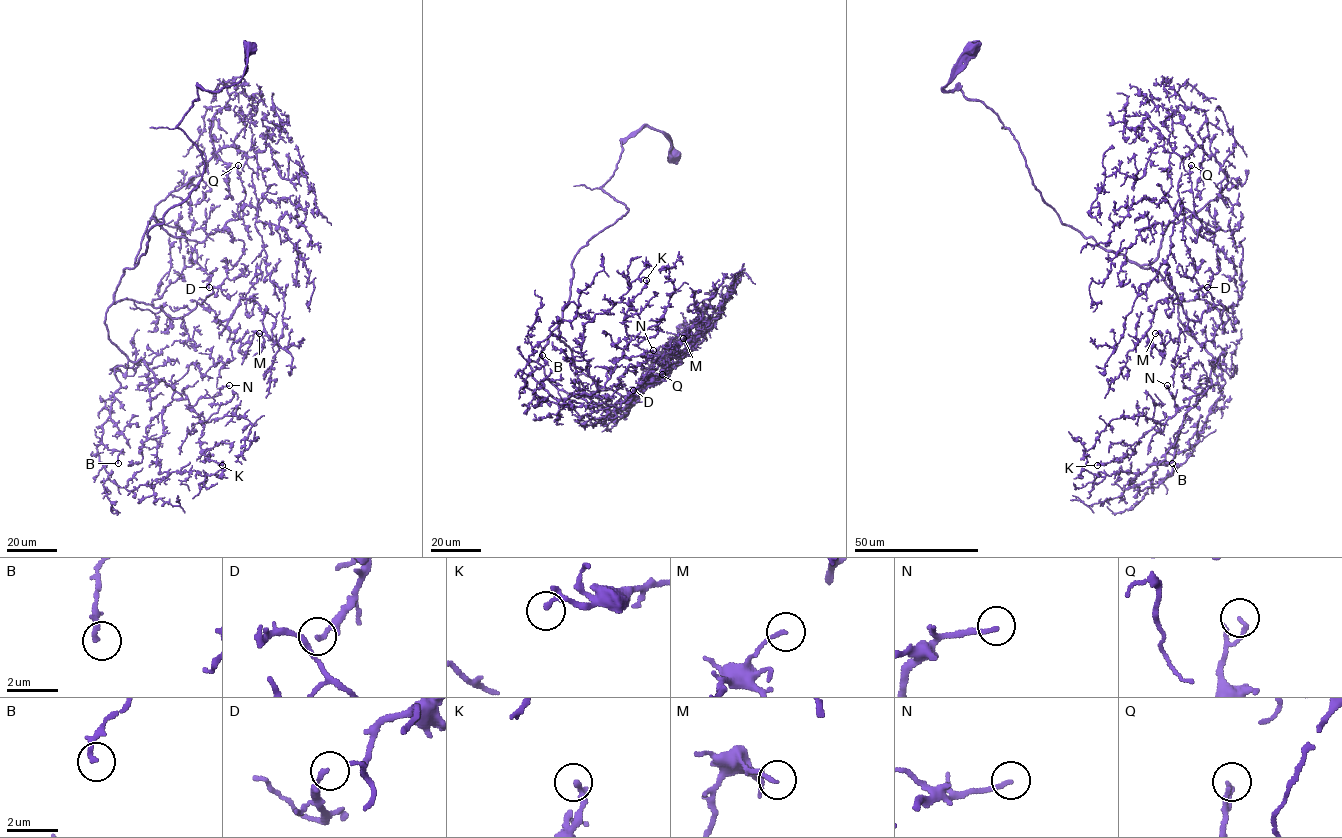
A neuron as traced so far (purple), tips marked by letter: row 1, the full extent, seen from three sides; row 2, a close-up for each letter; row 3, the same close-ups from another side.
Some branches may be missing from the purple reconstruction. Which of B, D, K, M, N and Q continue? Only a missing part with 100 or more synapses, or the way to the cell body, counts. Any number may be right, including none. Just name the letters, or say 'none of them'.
N

